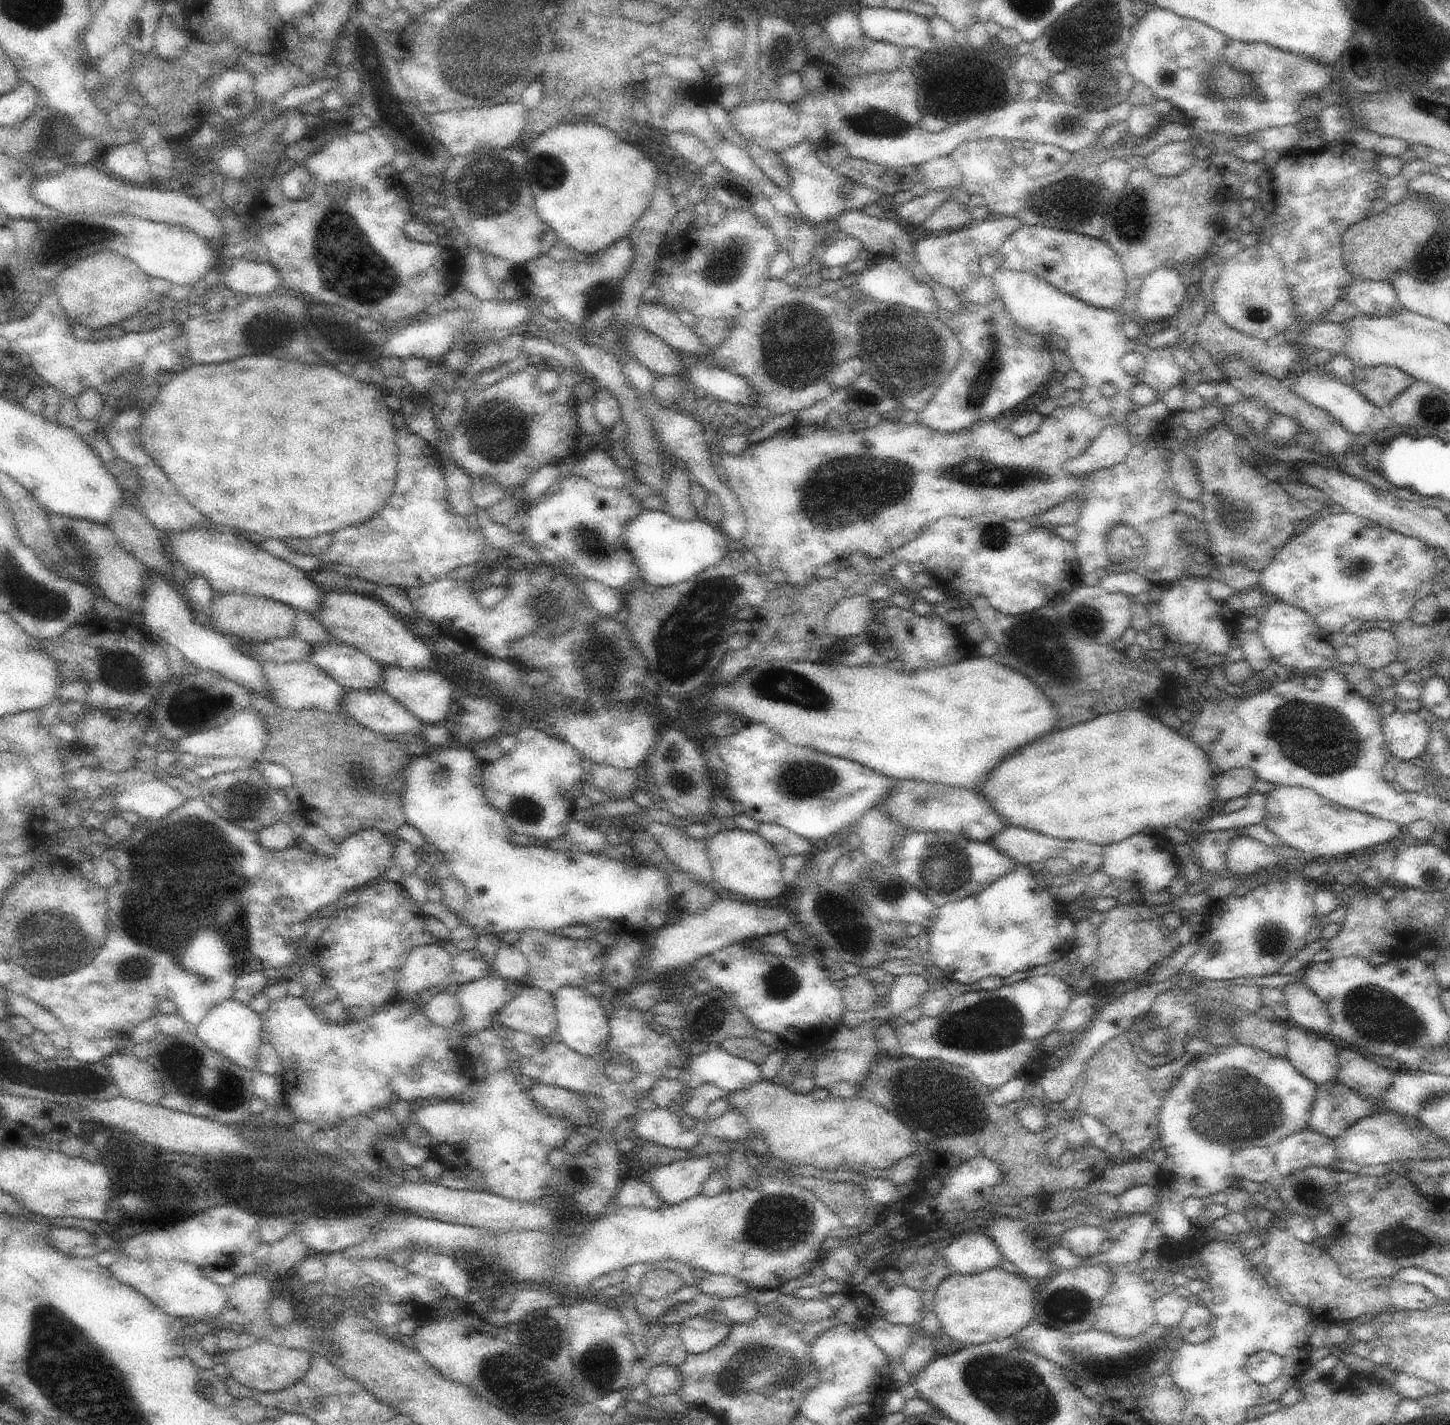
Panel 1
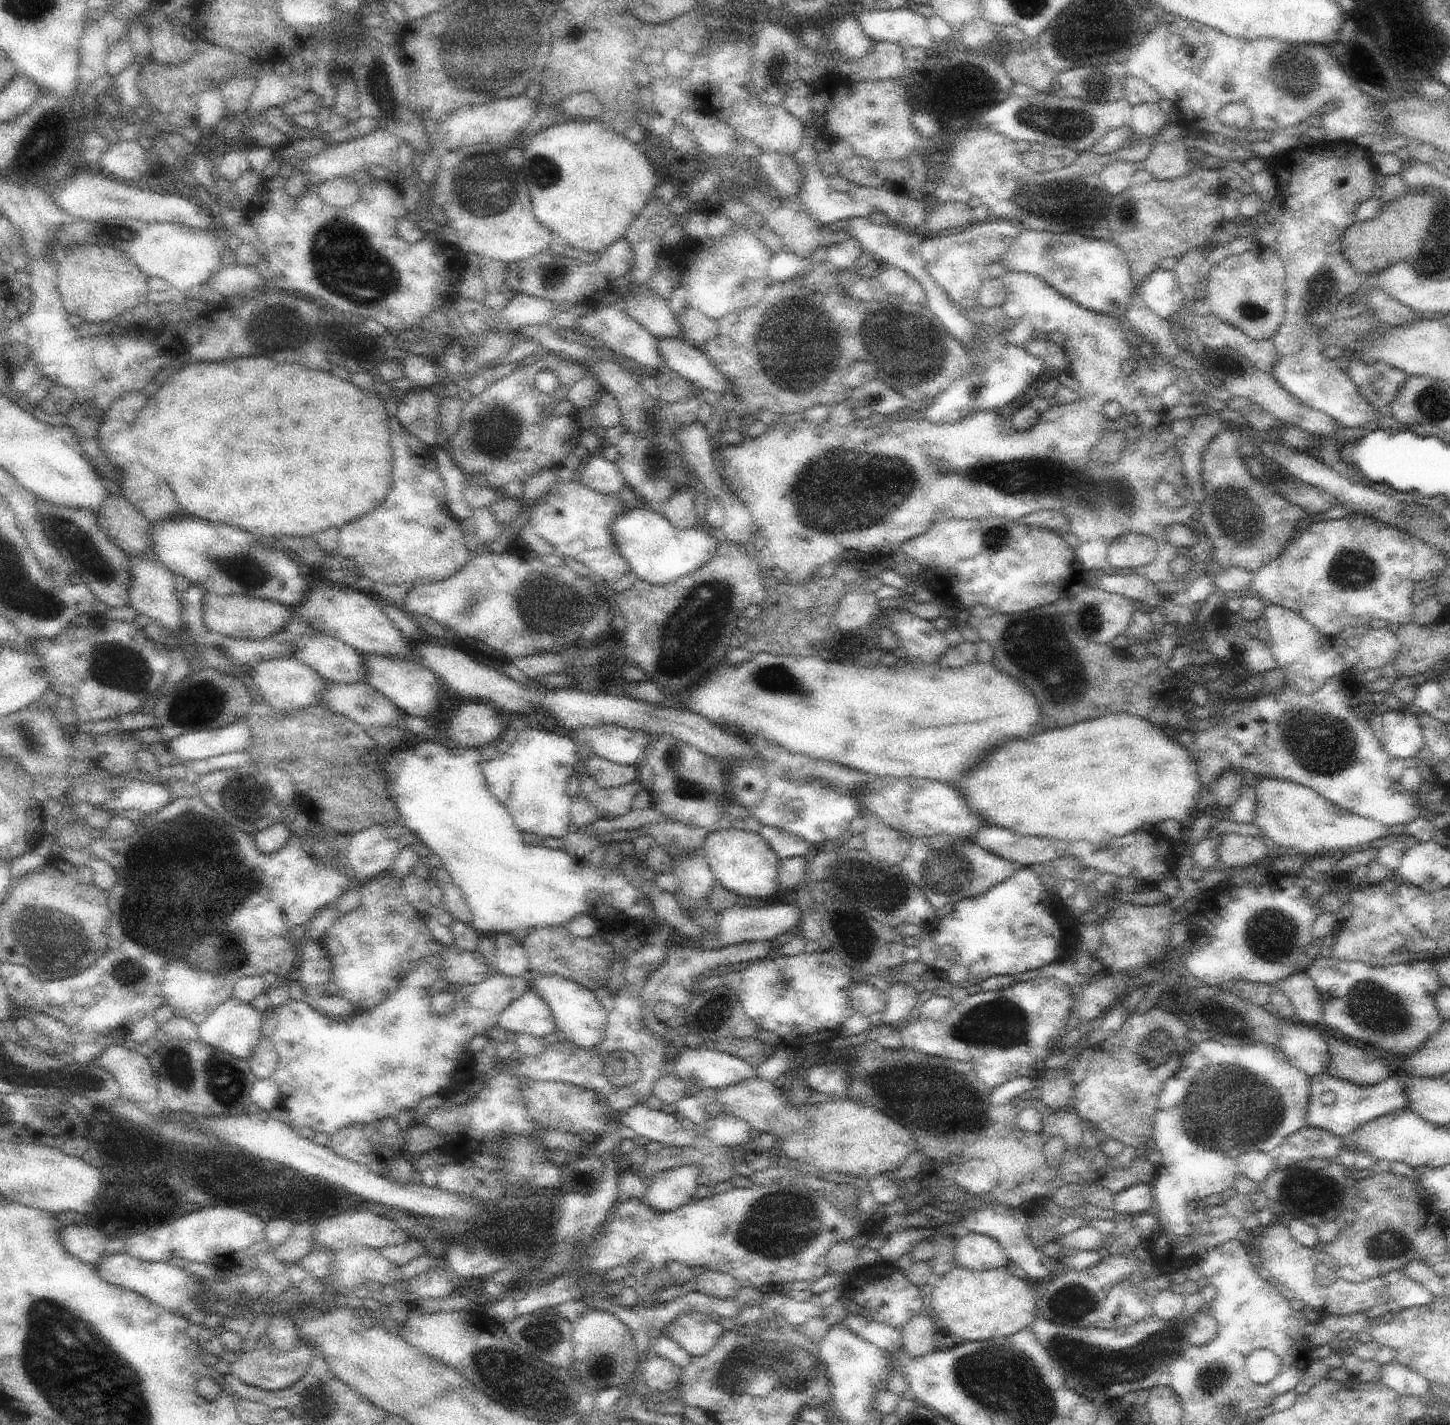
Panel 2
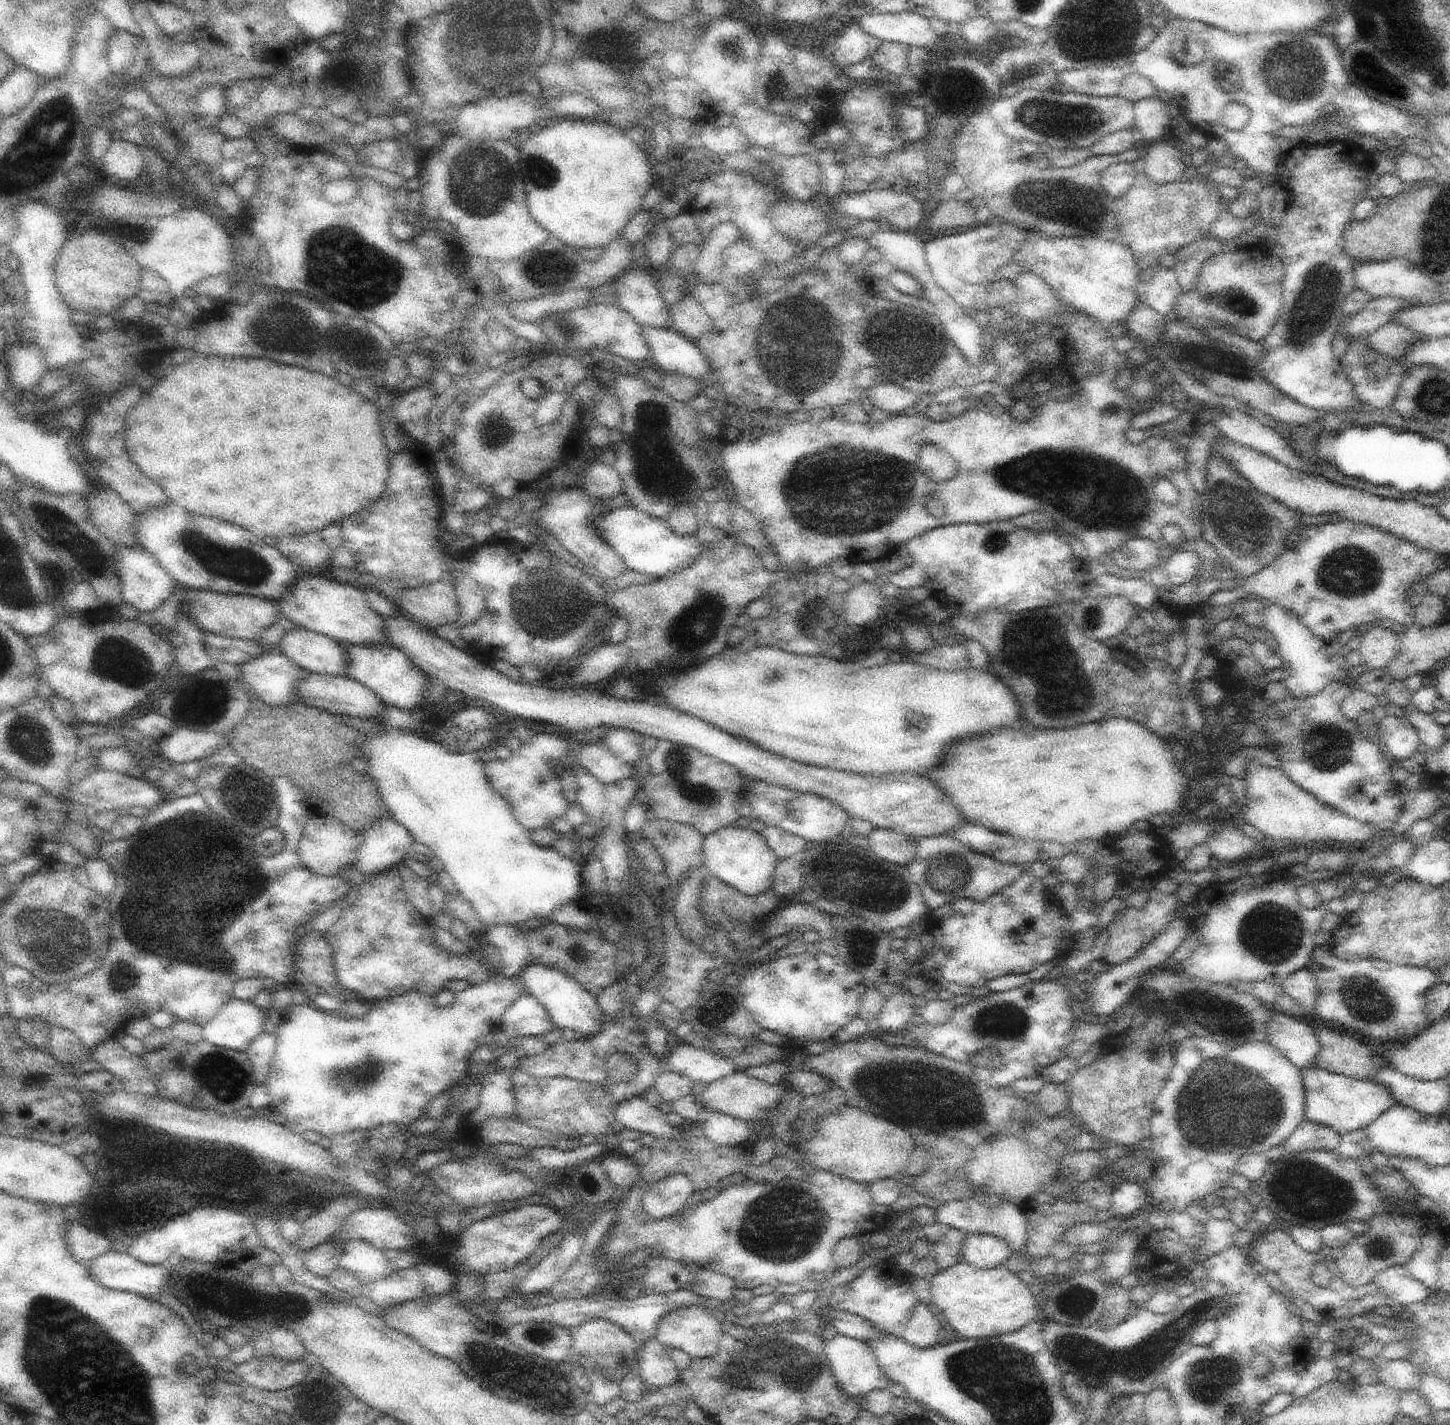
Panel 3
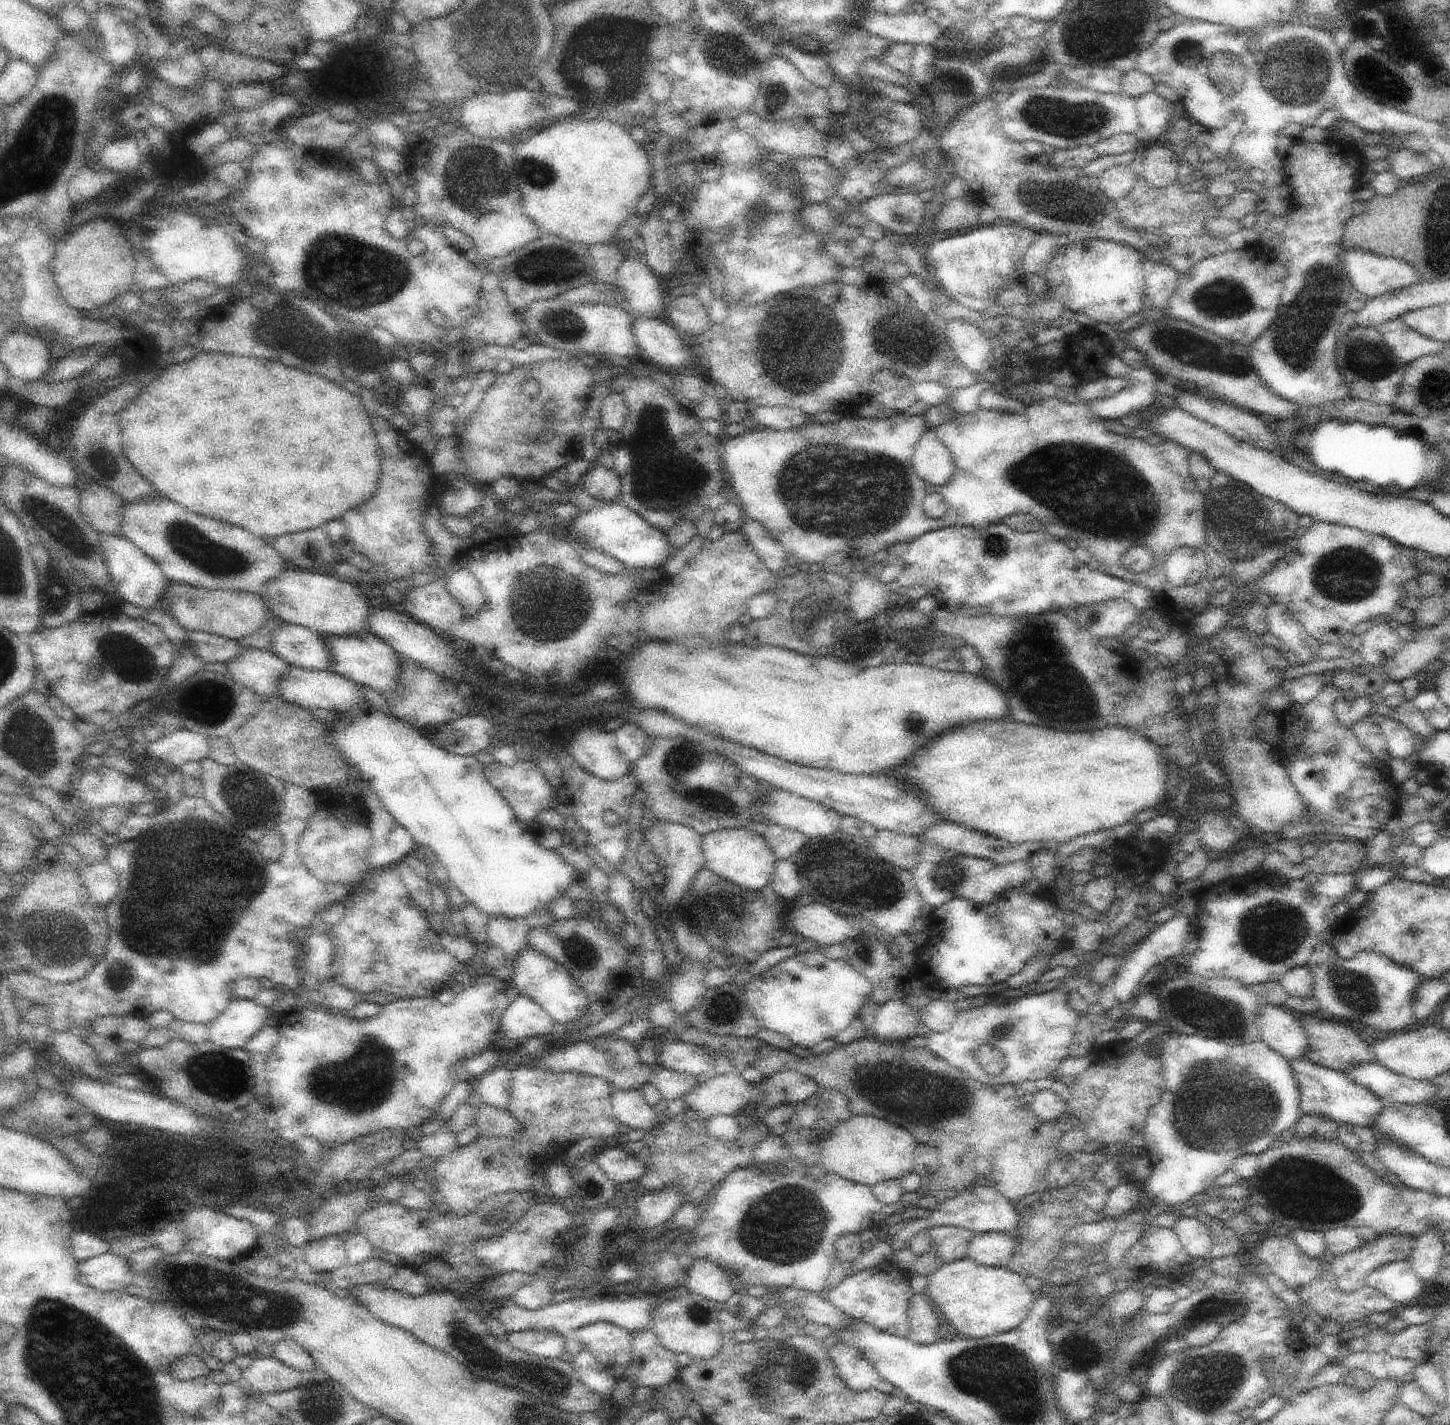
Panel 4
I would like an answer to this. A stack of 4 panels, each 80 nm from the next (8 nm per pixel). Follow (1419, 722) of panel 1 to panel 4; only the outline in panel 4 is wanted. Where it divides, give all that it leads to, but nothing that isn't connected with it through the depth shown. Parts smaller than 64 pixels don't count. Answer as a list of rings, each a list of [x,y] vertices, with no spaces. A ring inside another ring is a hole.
[[[1388,716],[1379,725],[1392,757],[1408,758],[1419,747],[1418,737],[1407,726]]]

